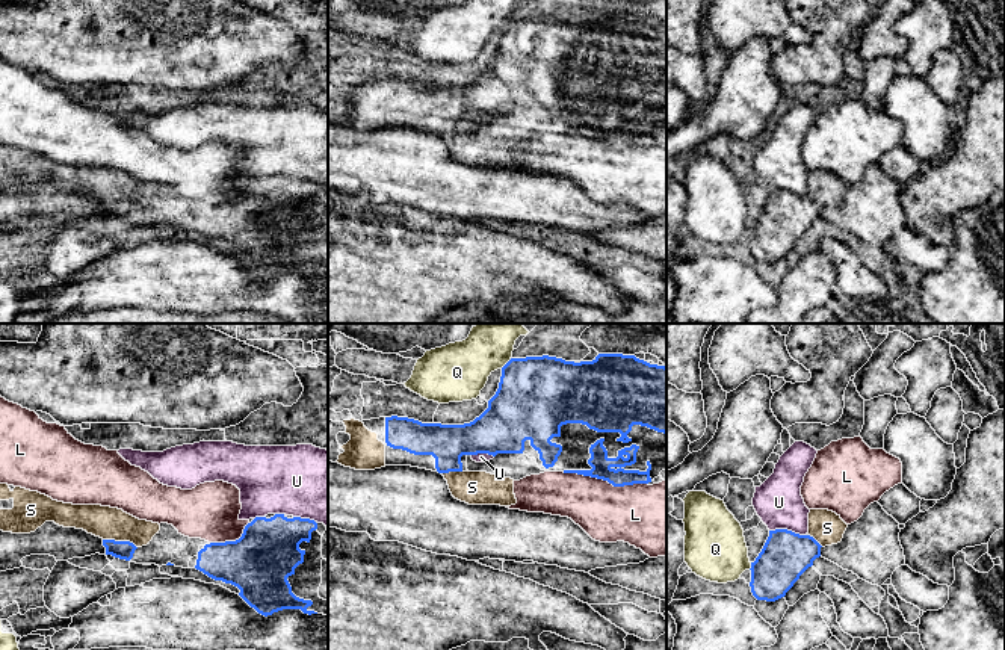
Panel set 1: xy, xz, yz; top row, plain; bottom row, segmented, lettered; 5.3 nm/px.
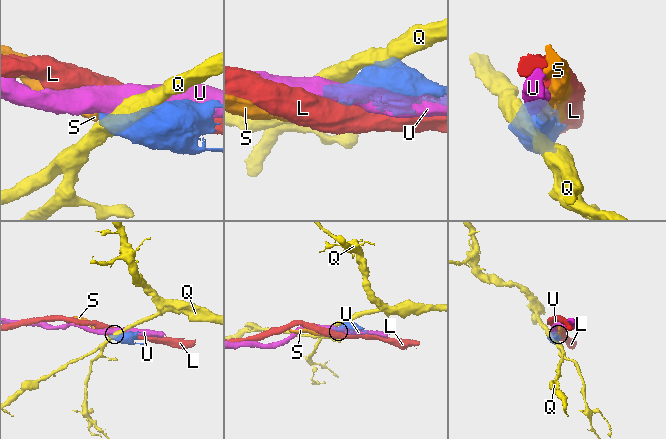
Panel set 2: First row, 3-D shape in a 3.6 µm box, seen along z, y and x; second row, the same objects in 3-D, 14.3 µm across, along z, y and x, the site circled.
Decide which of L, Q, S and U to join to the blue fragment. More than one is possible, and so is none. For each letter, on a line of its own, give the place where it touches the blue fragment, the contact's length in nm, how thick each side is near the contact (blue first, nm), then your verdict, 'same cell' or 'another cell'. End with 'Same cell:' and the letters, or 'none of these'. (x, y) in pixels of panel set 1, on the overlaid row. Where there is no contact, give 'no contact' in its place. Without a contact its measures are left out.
L: xz (605, 479) | 460 nm | 100/320 nm | another cell
Q: xz (507, 363) | 80 nm | 420/300 nm | another cell
S: xy (120, 541) | 190 nm | 100/180 nm | same cell
U: yz (786, 529) | 190 nm | 260/260 nm | another cell
Same cell: S

